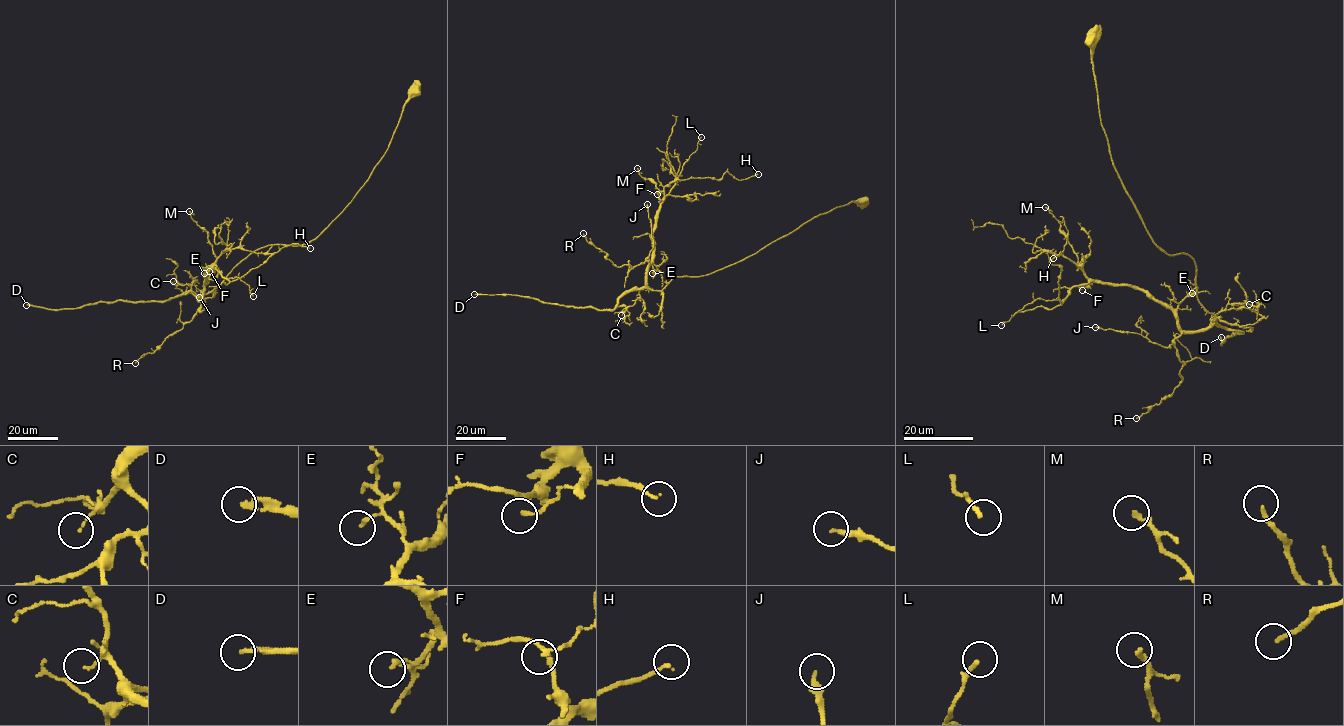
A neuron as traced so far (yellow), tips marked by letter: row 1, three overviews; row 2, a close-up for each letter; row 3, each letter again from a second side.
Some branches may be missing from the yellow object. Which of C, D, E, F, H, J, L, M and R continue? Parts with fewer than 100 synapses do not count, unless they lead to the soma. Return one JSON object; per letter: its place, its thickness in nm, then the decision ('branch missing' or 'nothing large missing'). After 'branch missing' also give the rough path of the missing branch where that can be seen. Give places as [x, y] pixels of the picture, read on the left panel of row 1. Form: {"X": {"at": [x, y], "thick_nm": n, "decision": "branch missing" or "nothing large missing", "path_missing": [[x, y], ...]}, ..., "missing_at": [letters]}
{"C": {"at": [173, 281], "thick_nm": 90, "decision": "nothing large missing"}, "D": {"at": [26, 305], "thick_nm": 190, "decision": "branch missing"}, "E": {"at": [204, 273], "thick_nm": 140, "decision": "nothing large missing"}, "F": {"at": [209, 271], "thick_nm": 100, "decision": "nothing large missing"}, "H": {"at": [310, 248], "thick_nm": 140, "decision": "nothing large missing"}, "J": {"at": [199, 297], "thick_nm": 280, "decision": "nothing large missing"}, "L": {"at": [253, 296], "thick_nm": 150, "decision": "nothing large missing"}, "M": {"at": [189, 211], "thick_nm": 190, "decision": "nothing large missing"}, "R": {"at": [135, 363], "thick_nm": 170, "decision": "nothing large missing"}, "missing_at": ["D"]}

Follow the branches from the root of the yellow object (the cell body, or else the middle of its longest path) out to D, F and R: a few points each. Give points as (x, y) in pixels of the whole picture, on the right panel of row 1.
D: (1093, 38), (1112, 165), (1152, 241), (1194, 261), (1196, 297), (1215, 317), (1212, 326), (1242, 332), (1221, 337)
F: (1093, 38), (1112, 165), (1152, 241), (1194, 261), (1197, 299), (1215, 321), (1183, 331), (1140, 290), (1082, 290)
R: (1093, 38), (1112, 165), (1152, 241), (1194, 261), (1197, 299), (1215, 317), (1174, 340), (1182, 381), (1136, 418)

